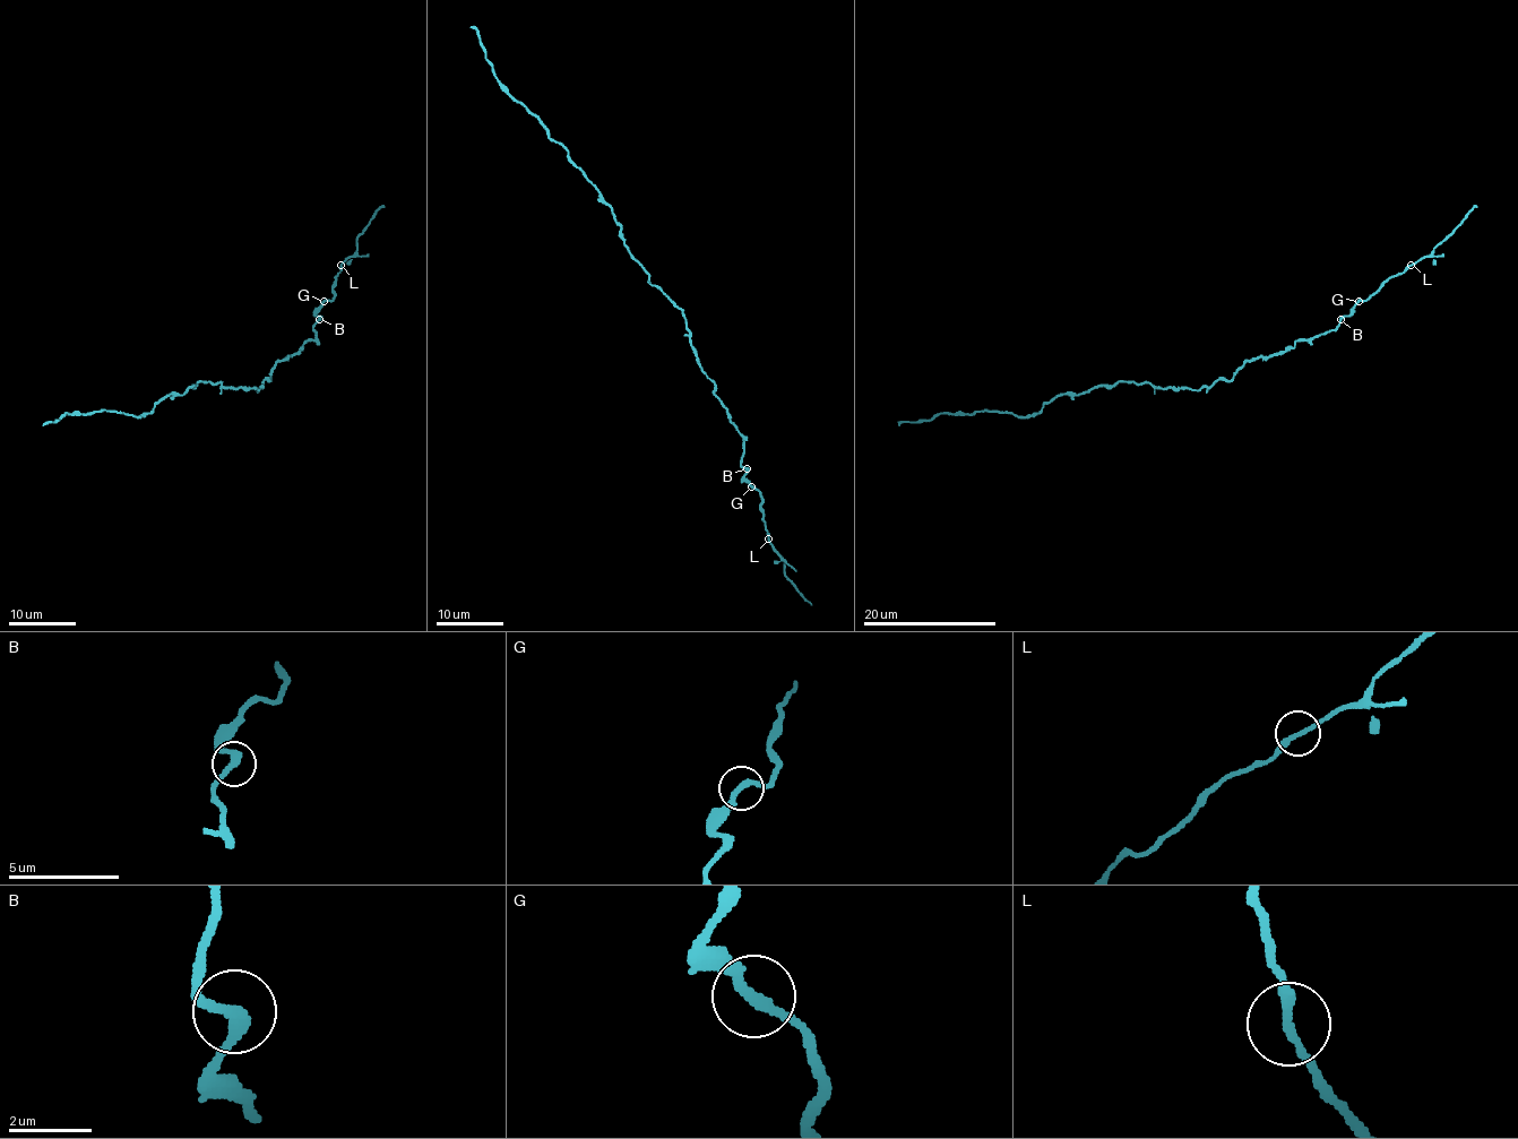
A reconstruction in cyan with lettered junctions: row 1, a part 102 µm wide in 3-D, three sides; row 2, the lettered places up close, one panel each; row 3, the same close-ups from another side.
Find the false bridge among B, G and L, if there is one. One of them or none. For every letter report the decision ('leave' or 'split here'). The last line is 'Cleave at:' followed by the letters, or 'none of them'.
B: leave
G: leave
L: leave
Cleave at: none of them

